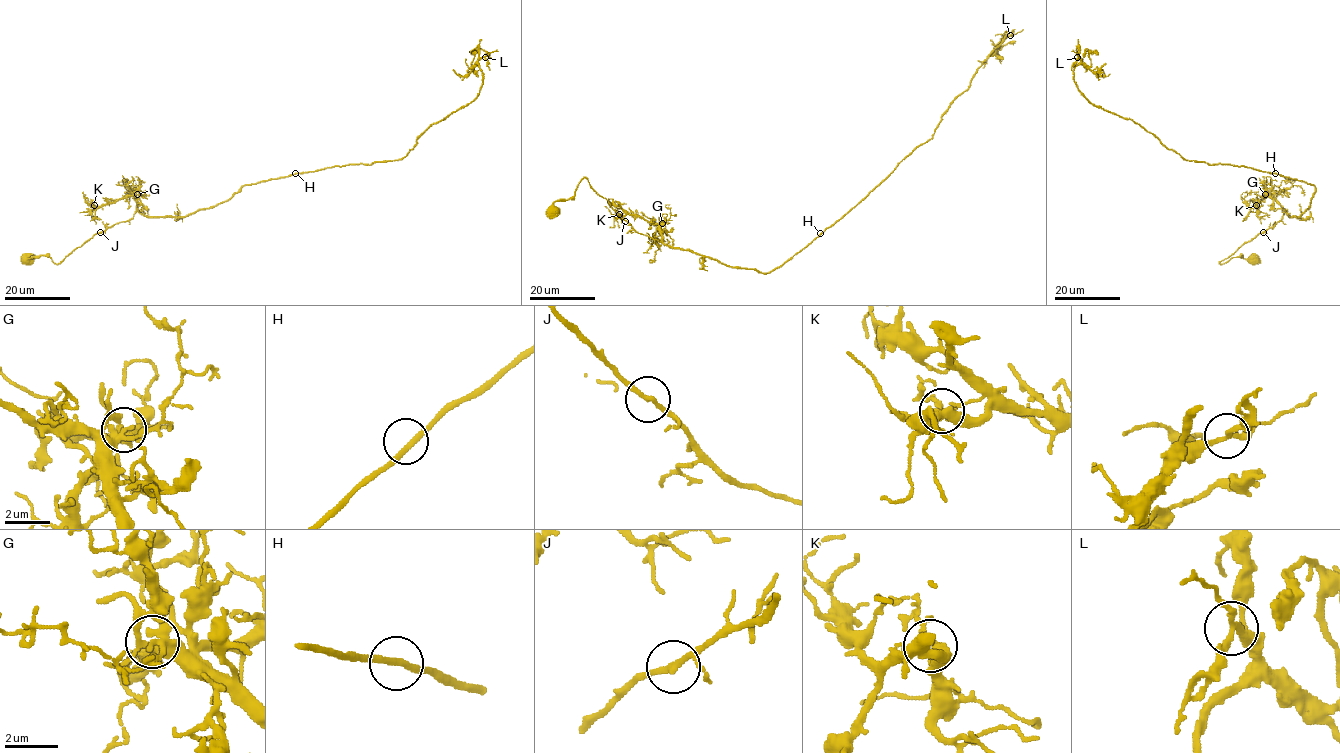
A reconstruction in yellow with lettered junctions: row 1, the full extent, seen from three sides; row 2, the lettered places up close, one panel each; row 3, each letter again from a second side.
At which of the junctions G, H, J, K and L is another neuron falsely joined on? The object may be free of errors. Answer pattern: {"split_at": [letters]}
{"split_at": []}

